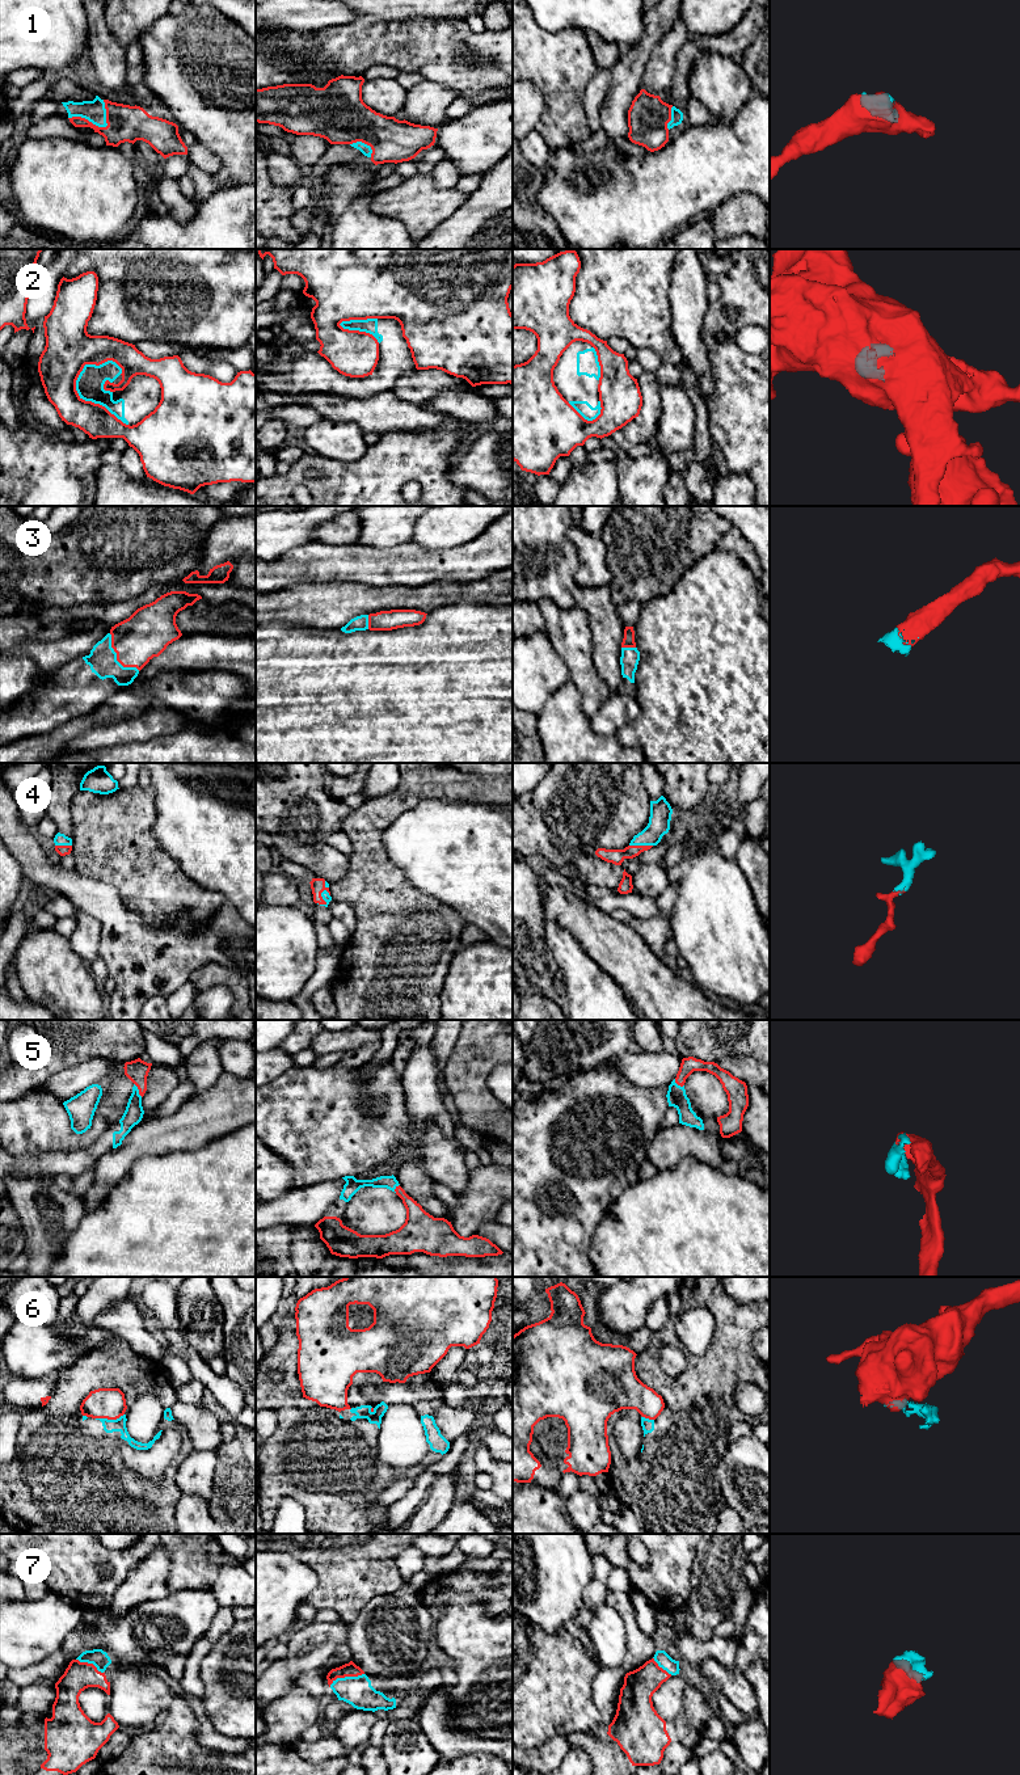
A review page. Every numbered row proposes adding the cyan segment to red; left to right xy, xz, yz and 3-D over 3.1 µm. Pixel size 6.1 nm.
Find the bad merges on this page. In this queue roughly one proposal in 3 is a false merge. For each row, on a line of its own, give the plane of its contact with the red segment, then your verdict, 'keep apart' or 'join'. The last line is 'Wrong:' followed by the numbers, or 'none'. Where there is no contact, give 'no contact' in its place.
1: xy | join
2: xy | keep apart
3: xy | join
4: xz | join
5: xy | join
6: xy | keep apart
7: xz | join
Wrong: 2, 6

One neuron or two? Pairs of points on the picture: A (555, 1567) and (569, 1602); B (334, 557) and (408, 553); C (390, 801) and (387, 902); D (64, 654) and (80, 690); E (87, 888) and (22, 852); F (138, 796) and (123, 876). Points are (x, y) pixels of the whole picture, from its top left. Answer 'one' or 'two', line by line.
A: one
B: one
C: one
D: two
E: one
F: one

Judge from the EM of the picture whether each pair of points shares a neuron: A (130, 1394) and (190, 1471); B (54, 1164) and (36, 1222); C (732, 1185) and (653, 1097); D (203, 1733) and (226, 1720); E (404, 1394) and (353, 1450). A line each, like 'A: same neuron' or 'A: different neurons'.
A: different neurons
B: different neurons
C: different neurons
D: different neurons
E: same neuron

